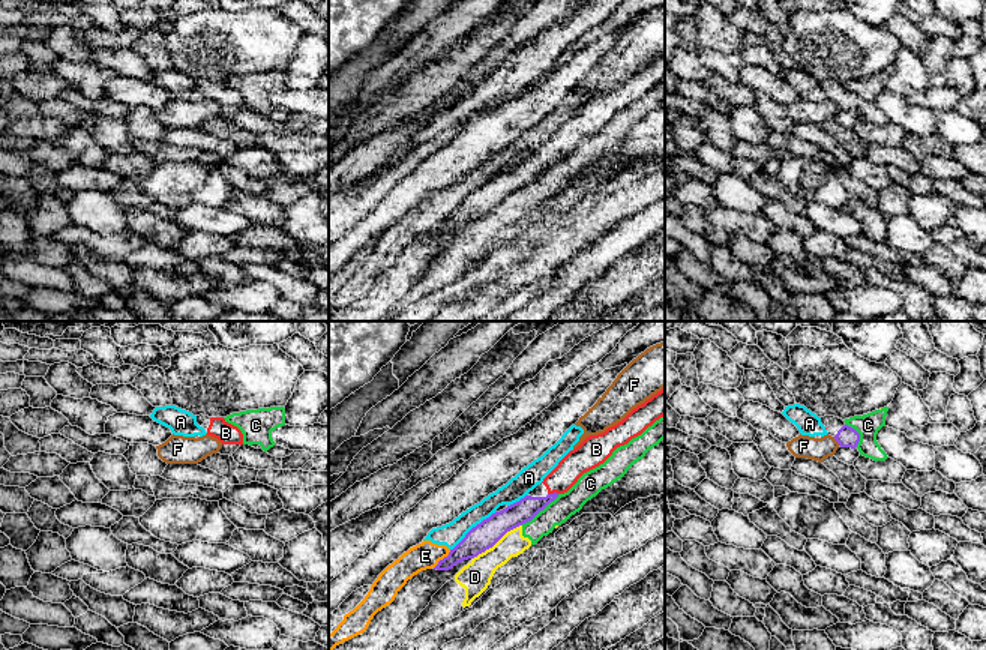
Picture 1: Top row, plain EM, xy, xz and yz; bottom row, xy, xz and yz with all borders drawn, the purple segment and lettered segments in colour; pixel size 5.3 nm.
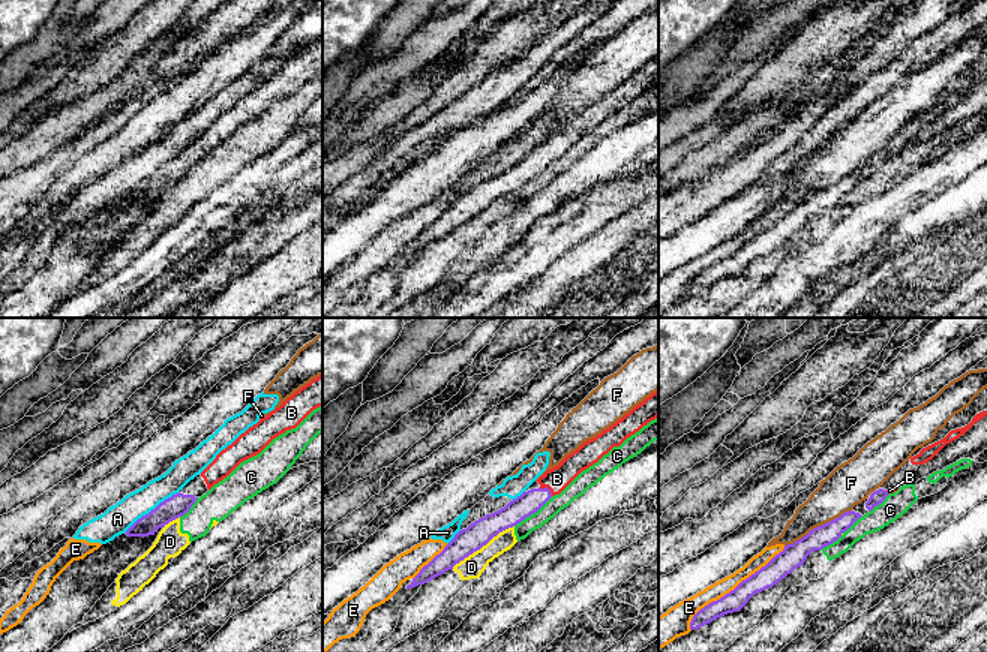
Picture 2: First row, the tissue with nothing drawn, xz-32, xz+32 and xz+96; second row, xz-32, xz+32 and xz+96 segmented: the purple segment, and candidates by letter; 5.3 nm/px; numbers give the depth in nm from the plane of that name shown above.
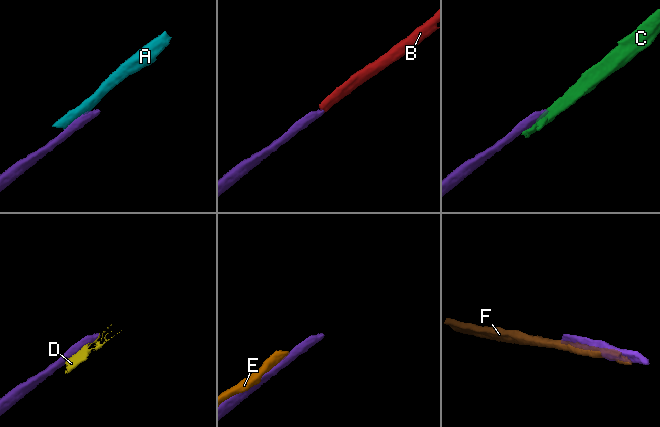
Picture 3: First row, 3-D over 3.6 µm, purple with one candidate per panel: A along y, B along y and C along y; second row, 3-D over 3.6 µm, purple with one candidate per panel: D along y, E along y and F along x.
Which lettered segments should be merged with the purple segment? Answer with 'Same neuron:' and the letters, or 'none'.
Same neuron: B

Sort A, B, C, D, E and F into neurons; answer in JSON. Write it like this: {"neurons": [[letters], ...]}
{"neurons": [["A", "E"], ["B"], ["C", "D"], ["F"]]}

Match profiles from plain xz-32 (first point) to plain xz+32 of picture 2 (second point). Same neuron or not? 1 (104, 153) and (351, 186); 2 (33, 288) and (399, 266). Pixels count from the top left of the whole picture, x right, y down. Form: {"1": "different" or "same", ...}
{"1": "different", "2": "same"}

